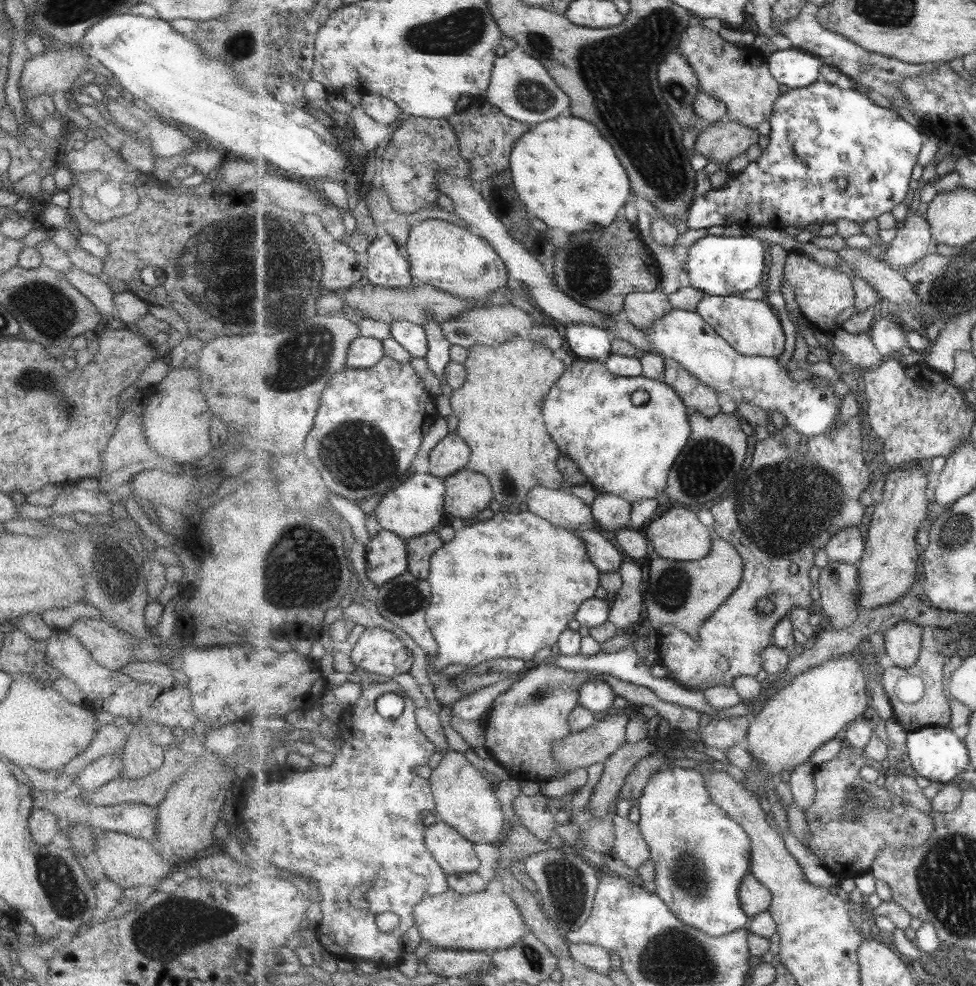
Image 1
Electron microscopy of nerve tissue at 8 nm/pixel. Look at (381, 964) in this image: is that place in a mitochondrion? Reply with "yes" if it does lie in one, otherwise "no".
no

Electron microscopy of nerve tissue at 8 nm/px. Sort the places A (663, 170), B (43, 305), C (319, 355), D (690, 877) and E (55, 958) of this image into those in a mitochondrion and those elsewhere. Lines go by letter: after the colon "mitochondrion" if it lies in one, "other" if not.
A: mitochondrion
B: mitochondrion
C: mitochondrion
D: mitochondrion
E: other

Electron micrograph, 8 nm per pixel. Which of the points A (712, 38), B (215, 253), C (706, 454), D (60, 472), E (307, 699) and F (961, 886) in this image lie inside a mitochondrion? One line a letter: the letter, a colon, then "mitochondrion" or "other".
A: other
B: mitochondrion
C: mitochondrion
D: other
E: other
F: mitochondrion

